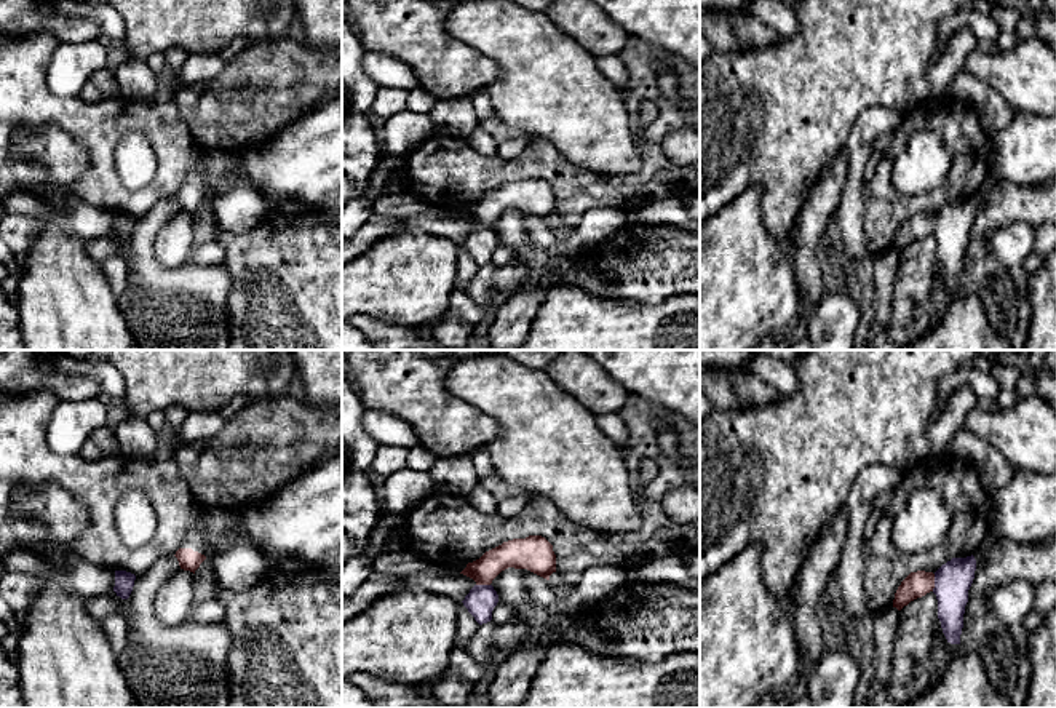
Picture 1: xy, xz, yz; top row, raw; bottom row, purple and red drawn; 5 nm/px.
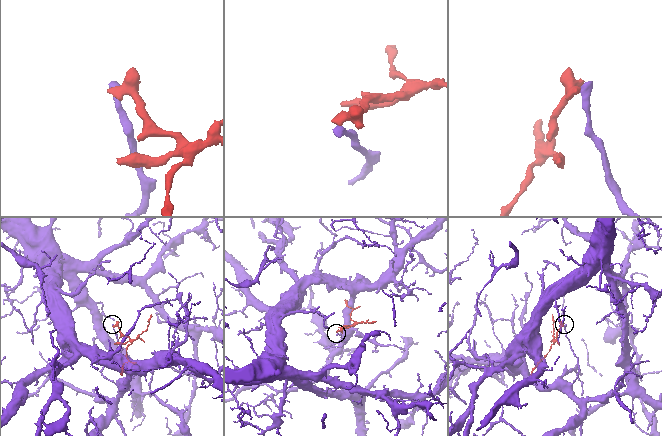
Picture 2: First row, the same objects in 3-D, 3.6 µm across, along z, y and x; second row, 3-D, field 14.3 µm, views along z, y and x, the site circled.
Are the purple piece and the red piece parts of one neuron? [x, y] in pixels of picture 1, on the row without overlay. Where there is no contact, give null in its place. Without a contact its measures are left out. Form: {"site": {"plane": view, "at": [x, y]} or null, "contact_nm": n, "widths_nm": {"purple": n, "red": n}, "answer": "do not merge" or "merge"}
{"site": {"plane": "yz", "at": [935, 224]}, "contact_nm": 90, "widths_nm": {"purple": 190, "red": 130}, "answer": "do not merge"}

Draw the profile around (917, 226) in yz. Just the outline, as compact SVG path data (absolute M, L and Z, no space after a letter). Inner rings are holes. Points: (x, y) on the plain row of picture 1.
M917 213L911 214L898 229L893 241L893 249L901 253L911 243L925 238L935 230L935 216Z

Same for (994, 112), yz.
M965 70L954 77L949 96L976 107L989 137L1000 133L1018 113L992 86Z

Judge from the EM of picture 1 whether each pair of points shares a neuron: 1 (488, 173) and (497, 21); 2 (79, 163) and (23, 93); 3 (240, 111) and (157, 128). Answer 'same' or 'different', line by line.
1: different
2: different
3: different

